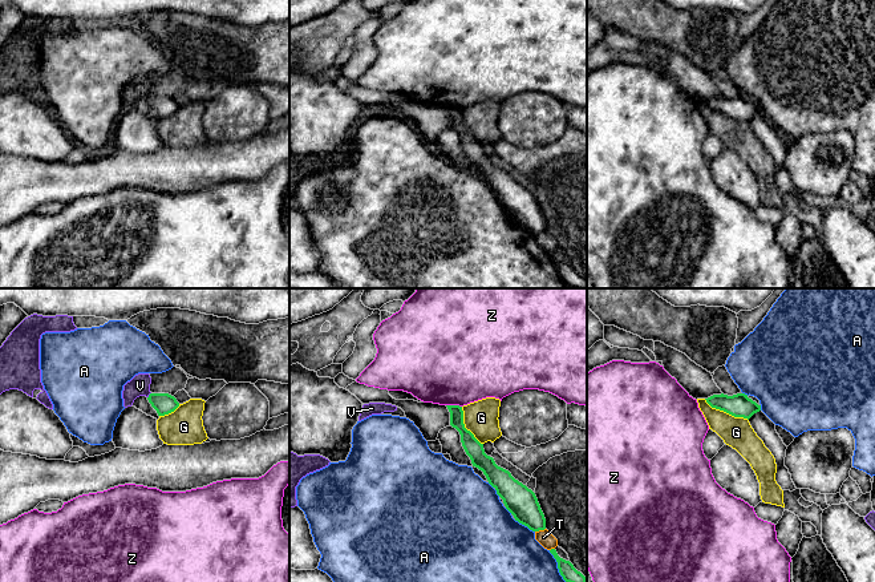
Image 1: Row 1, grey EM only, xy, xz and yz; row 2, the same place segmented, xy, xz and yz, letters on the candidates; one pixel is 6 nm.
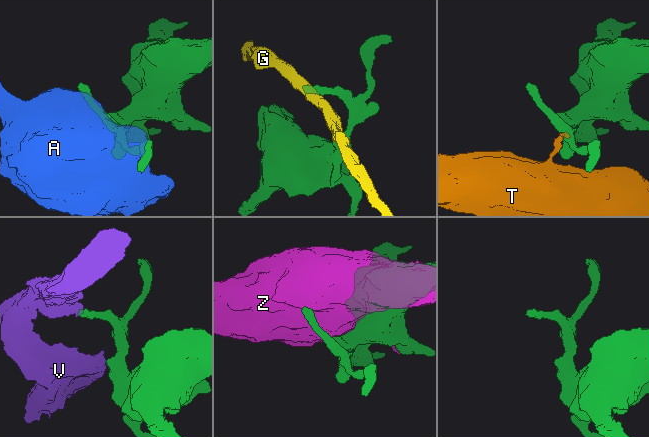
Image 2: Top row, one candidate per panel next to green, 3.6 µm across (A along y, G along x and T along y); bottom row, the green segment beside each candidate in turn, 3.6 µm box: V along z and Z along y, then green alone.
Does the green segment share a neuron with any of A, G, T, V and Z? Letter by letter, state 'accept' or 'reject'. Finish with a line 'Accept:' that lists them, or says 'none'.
A: reject
G: reject
T: reject
V: reject
Z: reject
Accept: none

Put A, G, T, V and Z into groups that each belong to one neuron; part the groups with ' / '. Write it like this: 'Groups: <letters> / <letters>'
Groups: A / G / T / V / Z

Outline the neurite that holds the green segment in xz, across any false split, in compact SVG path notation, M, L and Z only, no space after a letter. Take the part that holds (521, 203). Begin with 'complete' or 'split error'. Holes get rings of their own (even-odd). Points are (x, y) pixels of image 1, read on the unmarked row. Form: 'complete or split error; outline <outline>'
complete; outline M446 109L450 114L450 128L459 134L462 149L473 169L483 174L489 186L503 202L506 211L514 218L515 223L532 234L544 233L546 221L535 195L515 182L509 173L498 169L494 161L485 155L483 146L465 130L462 109Z

